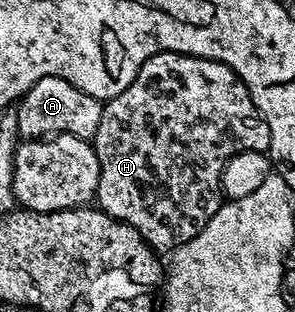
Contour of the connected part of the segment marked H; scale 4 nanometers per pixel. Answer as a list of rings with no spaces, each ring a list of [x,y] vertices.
[[[157,53],[143,62],[140,71],[137,72],[137,77],[124,91],[102,104],[99,131],[95,131],[91,144],[99,159],[99,187],[95,198],[96,204],[109,217],[114,217],[135,227],[135,231],[139,231],[139,235],[143,235],[145,242],[154,251],[162,251],[161,249],[172,251],[183,243],[195,239],[195,235],[199,235],[199,231],[203,231],[203,227],[207,227],[211,215],[215,215],[215,211],[219,211],[219,207],[223,203],[221,176],[226,163],[237,153],[245,150],[261,153],[268,150],[269,128],[265,120],[261,118],[261,112],[255,107],[248,87],[237,78],[237,72],[231,67],[218,61],[208,61],[202,57],[186,57],[184,53]]]

